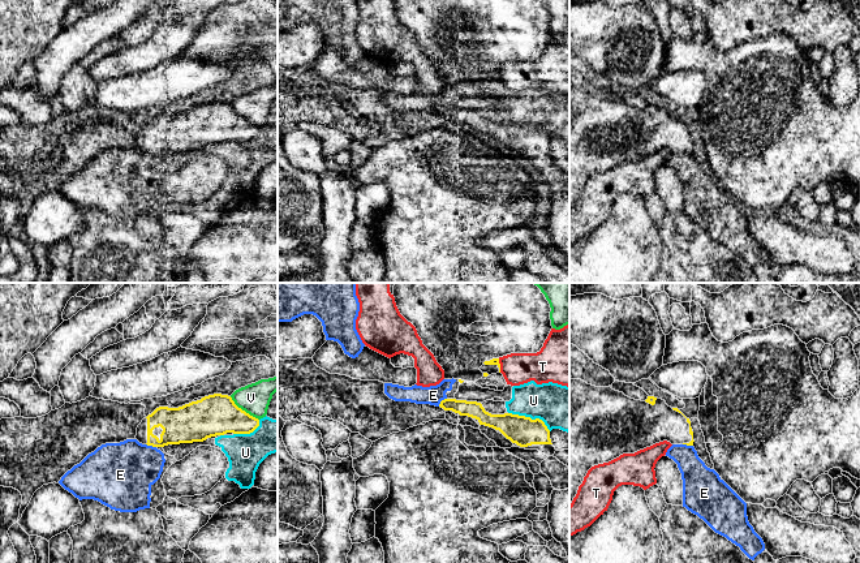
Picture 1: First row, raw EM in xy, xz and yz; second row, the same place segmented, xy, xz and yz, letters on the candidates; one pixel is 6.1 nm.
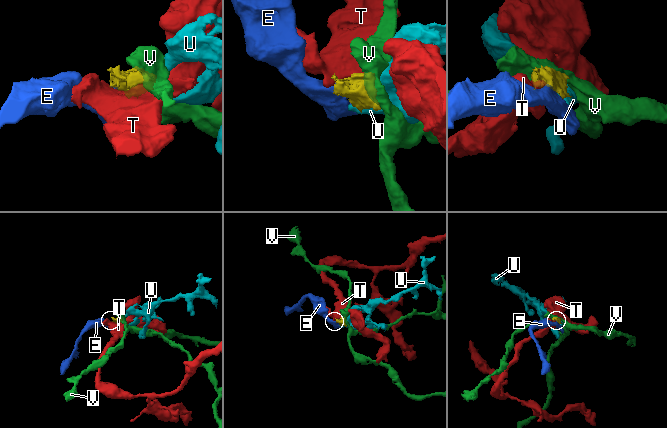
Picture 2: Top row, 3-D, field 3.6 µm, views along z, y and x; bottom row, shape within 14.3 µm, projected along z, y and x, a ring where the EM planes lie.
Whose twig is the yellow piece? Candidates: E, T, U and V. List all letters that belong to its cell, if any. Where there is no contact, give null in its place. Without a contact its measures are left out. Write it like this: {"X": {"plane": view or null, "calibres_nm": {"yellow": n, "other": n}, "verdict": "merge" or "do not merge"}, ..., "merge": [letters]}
{"E": {"plane": "xz", "calibres_nm": {"yellow": 100, "other": 120}, "verdict": "do not merge"}, "T": {"plane": "xz", "calibres_nm": {"yellow": 50, "other": 190}, "verdict": "do not merge"}, "U": {"plane": "xz", "calibres_nm": {"yellow": 180, "other": 280}, "verdict": "do not merge"}, "V": {"plane": "xy", "calibres_nm": {"yellow": 260, "other": 190}, "verdict": "do not merge"}, "merge": []}

